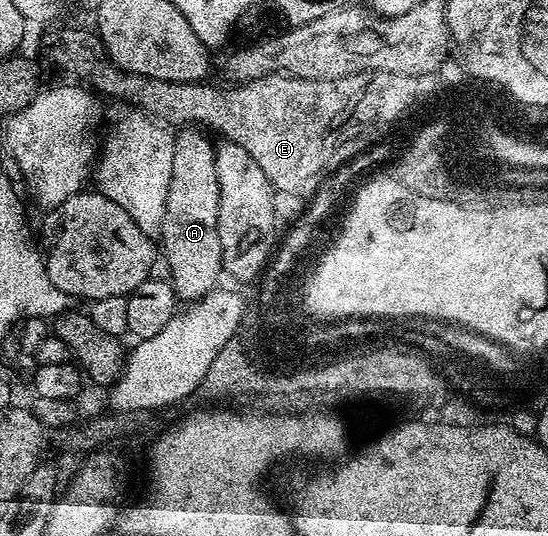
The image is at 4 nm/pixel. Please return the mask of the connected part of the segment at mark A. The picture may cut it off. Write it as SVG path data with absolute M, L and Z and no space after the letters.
M183 130L178 133L175 137L175 149L173 150L173 168L172 168L172 178L169 180L169 190L168 197L165 198L165 212L163 218L163 225L160 227L159 236L161 241L163 240L163 248L161 244L161 256L167 259L167 268L171 273L169 273L169 279L171 281L171 287L175 290L175 295L180 301L189 300L188 302L201 301L211 292L216 290L217 285L220 283L219 276L223 272L222 264L222 248L221 248L221 238L218 237L218 208L219 208L219 188L218 188L218 178L217 178L217 166L215 165L215 147L212 137L208 135L206 131L203 130Z

